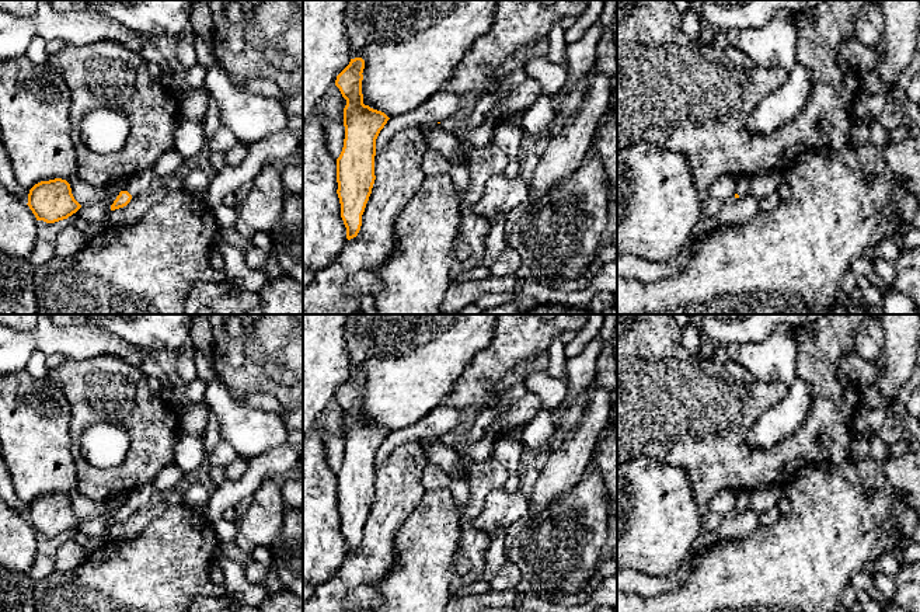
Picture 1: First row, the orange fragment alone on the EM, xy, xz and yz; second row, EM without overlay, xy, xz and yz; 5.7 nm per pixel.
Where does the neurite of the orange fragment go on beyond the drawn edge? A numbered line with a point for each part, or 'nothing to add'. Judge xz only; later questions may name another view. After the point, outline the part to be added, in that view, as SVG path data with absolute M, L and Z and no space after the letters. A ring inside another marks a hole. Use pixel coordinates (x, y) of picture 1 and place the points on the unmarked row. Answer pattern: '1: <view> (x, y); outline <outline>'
nothing to add

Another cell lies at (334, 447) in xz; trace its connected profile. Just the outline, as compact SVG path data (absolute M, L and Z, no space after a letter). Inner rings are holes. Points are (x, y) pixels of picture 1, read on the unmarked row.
M321 424L317 425L321 431L321 439L324 444L328 466L338 473L345 453L345 441L341 437L334 437L328 430Z

